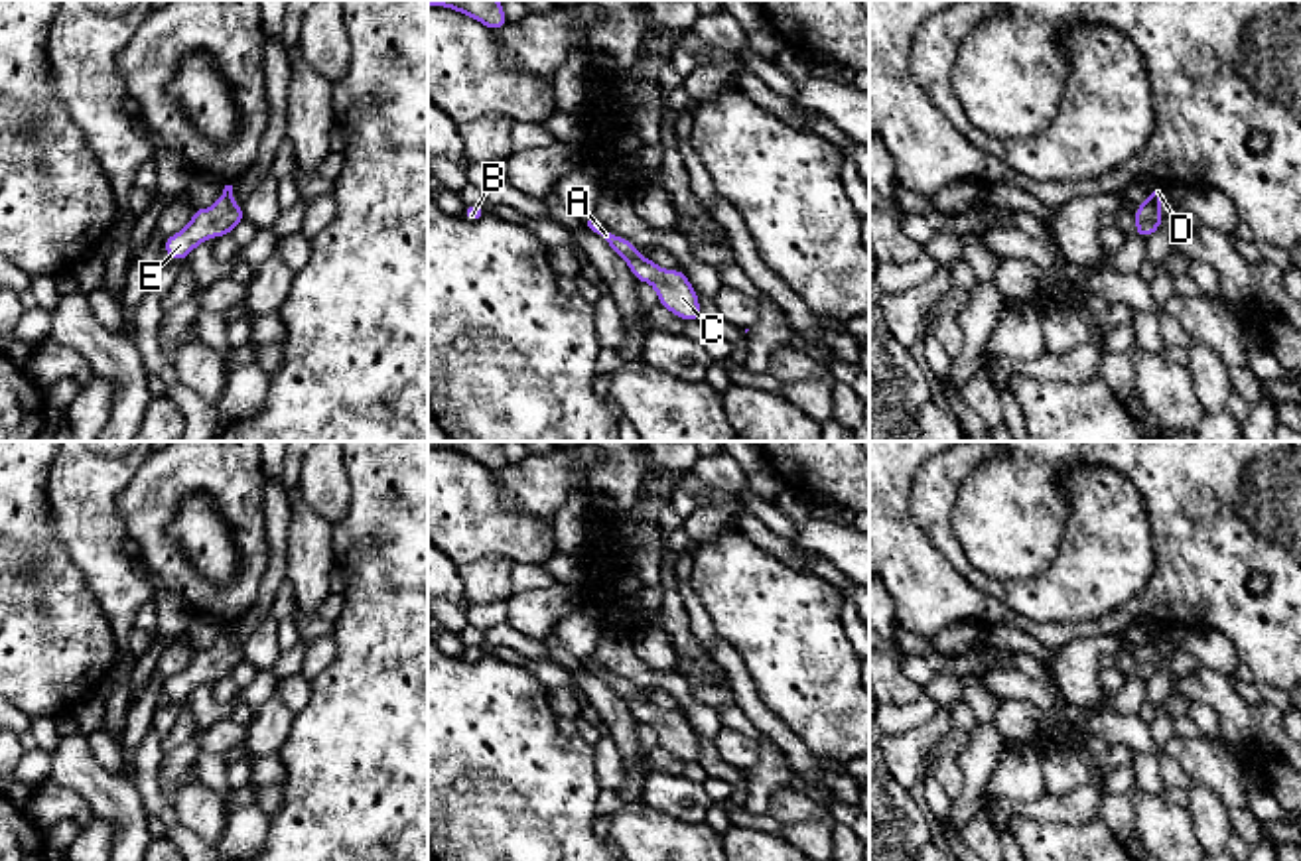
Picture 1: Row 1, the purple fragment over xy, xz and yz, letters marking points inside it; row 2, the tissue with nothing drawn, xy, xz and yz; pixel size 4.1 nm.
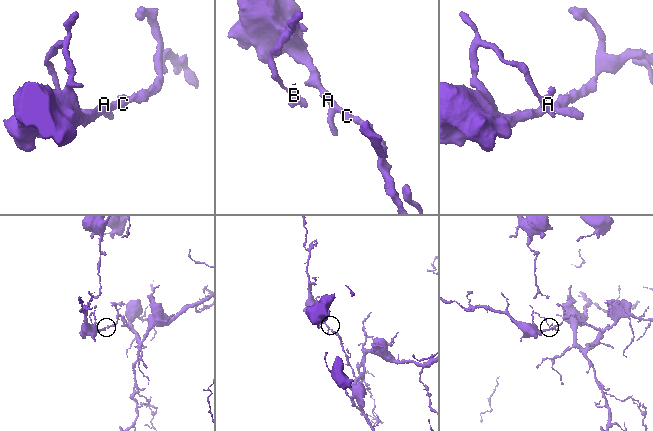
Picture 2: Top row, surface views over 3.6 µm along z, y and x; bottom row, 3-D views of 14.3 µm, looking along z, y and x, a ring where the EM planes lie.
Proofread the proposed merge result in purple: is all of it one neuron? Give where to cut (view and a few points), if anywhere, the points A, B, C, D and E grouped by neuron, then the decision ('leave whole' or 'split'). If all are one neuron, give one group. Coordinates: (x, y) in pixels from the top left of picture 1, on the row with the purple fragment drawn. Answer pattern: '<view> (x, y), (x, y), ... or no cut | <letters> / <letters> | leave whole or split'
no cut | A B C D E | leave whole

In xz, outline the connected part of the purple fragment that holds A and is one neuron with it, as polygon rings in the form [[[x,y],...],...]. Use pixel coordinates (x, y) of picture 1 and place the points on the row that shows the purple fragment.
[[[593,213],[582,225],[599,234],[627,262],[637,282],[649,282],[656,290],[662,307],[684,321],[700,321],[698,294],[682,270],[664,270],[650,258],[639,256],[633,242],[605,231]]]

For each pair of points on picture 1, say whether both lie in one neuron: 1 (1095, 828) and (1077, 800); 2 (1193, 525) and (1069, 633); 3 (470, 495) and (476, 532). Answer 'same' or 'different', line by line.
1: different
2: same
3: same

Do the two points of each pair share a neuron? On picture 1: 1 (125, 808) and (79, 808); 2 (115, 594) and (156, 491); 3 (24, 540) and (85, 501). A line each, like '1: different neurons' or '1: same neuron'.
1: different neurons
2: different neurons
3: different neurons

